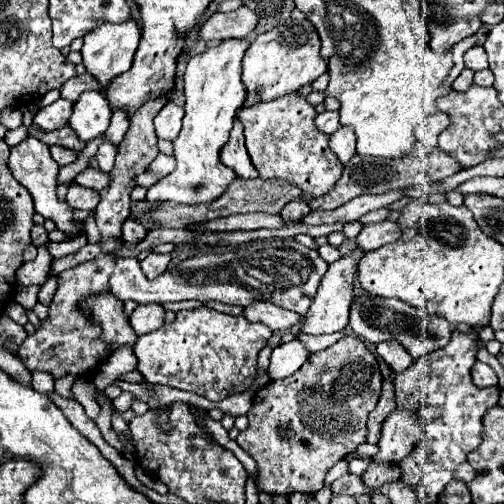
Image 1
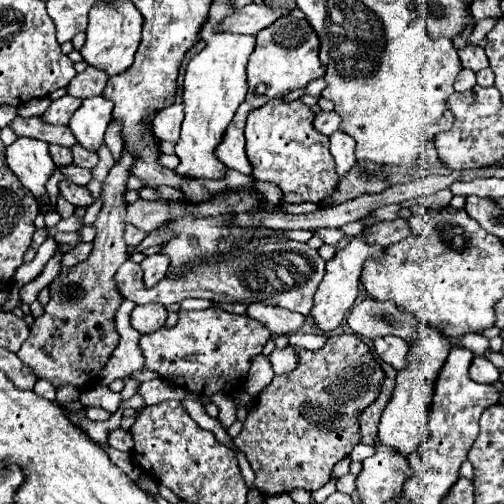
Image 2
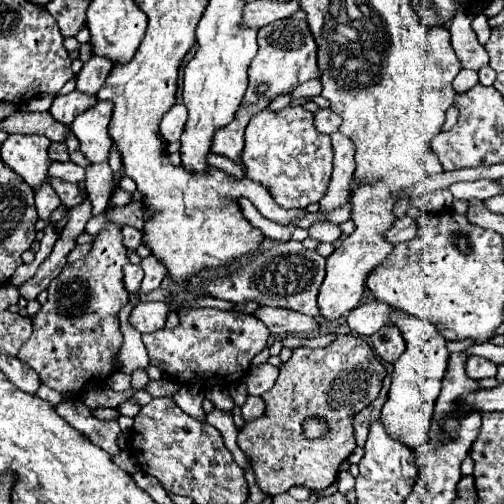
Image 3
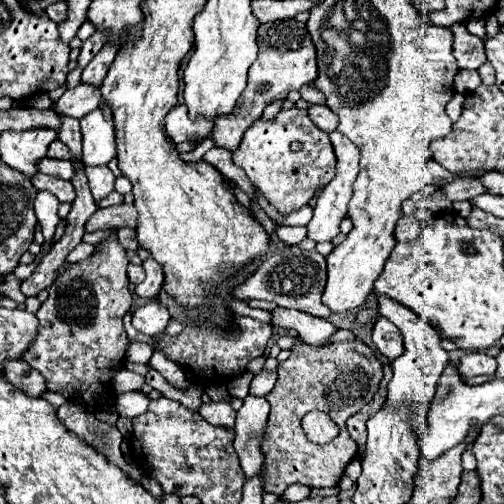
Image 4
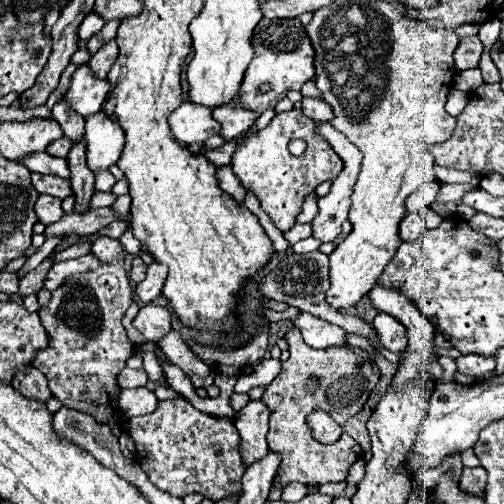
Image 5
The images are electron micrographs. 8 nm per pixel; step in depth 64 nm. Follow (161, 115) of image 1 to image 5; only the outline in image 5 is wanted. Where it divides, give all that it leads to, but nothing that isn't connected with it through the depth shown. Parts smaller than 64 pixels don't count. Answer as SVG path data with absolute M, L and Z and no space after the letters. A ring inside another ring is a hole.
M184 102L170 116L170 128L178 142L206 142L210 136L220 134L220 124L212 118L212 110L200 104Z

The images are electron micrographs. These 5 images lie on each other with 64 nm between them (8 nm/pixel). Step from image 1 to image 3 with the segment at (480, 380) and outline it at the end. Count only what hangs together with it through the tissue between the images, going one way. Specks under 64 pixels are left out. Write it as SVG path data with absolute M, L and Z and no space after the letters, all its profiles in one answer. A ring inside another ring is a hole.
M468 356L466 358L466 374L472 380L490 378L490 376L496 376L496 364L488 358L482 358L482 356Z

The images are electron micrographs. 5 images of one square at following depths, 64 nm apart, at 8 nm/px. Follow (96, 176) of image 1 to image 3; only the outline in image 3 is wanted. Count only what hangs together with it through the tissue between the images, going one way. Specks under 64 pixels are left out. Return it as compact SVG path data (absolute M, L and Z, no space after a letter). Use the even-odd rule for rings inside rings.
M70 160L68 162L50 162L48 176L60 178L60 180L66 180L66 182L82 182L86 178L84 176L84 168L76 166Z

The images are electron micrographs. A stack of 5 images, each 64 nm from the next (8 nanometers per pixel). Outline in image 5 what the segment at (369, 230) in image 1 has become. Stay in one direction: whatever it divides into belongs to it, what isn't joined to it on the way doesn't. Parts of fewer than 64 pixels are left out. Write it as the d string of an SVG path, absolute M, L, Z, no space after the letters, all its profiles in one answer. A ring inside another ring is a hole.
M410 212L404 216L404 220L400 222L400 236L406 242L418 240L420 234L424 232L424 218L418 212Z

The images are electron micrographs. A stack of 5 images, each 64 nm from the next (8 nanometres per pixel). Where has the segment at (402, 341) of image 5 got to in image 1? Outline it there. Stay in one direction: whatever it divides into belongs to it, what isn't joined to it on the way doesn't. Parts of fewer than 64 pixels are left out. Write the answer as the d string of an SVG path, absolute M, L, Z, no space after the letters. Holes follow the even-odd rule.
M396 340L380 342L380 344L376 344L376 350L378 350L378 354L382 356L382 360L384 360L394 372L402 372L402 370L406 370L406 368L414 362L412 356L408 354L408 350L406 350L400 342L396 342Z

